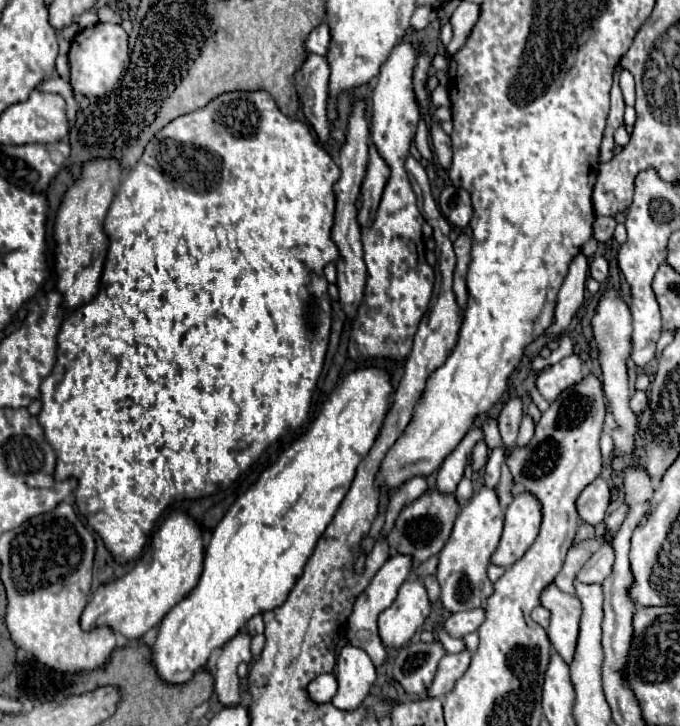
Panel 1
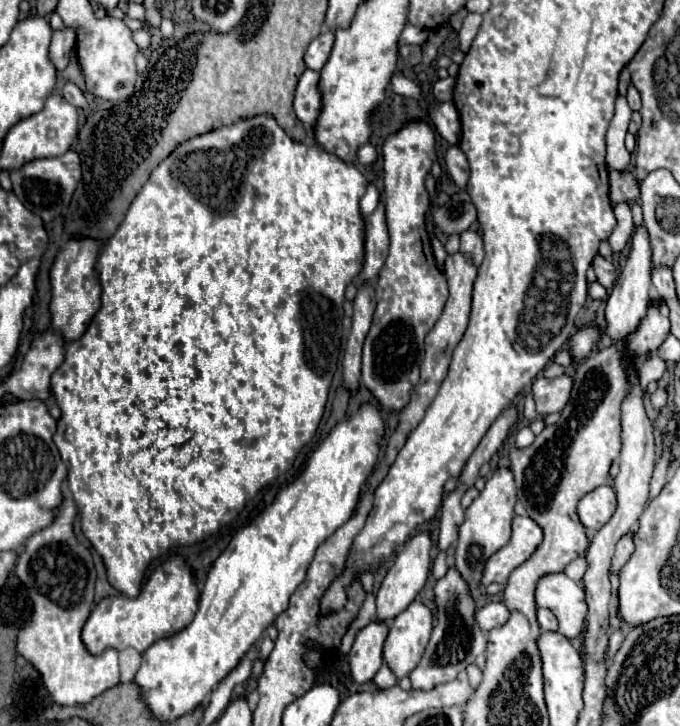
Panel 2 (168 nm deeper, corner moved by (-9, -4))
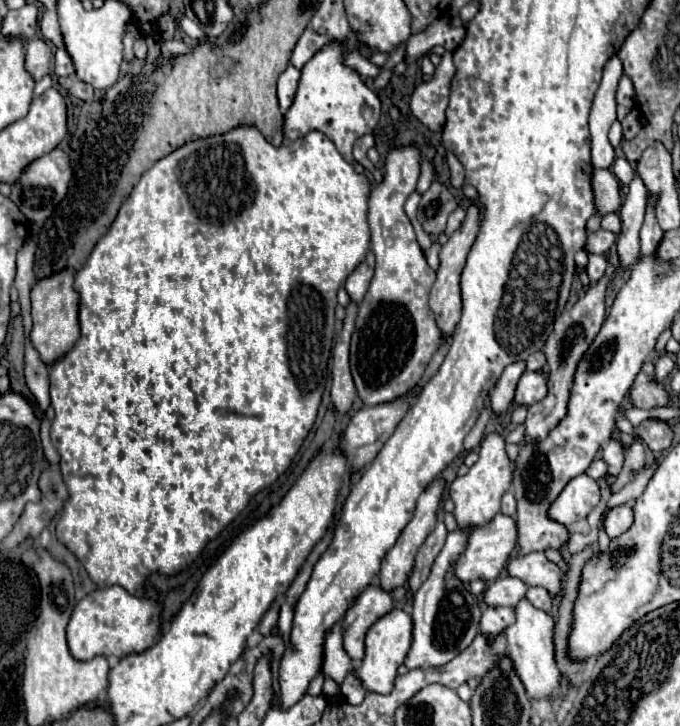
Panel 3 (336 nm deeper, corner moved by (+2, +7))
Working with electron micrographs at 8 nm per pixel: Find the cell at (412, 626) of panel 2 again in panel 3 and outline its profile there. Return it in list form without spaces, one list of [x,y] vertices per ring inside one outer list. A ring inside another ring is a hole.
[[[393,608],[389,614],[379,618],[369,628],[367,638],[365,638],[365,656],[359,664],[359,668],[355,668],[357,678],[361,680],[361,684],[365,684],[367,692],[389,694],[393,690],[397,668],[403,664],[403,660],[411,648],[411,630],[413,630],[413,620],[401,608]]]

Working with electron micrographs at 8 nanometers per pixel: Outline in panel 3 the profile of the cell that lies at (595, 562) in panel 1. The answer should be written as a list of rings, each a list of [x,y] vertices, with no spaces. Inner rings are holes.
[[[621,504],[621,506],[615,506],[609,510],[609,514],[605,518],[605,532],[609,534],[609,538],[615,538],[615,536],[627,532],[631,524],[633,524],[633,508],[627,504]]]

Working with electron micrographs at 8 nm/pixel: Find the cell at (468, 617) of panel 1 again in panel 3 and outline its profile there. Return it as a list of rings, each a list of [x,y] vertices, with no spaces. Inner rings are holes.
[[[513,576],[497,578],[493,584],[487,586],[483,594],[483,602],[487,606],[515,606],[527,592],[527,584]]]

